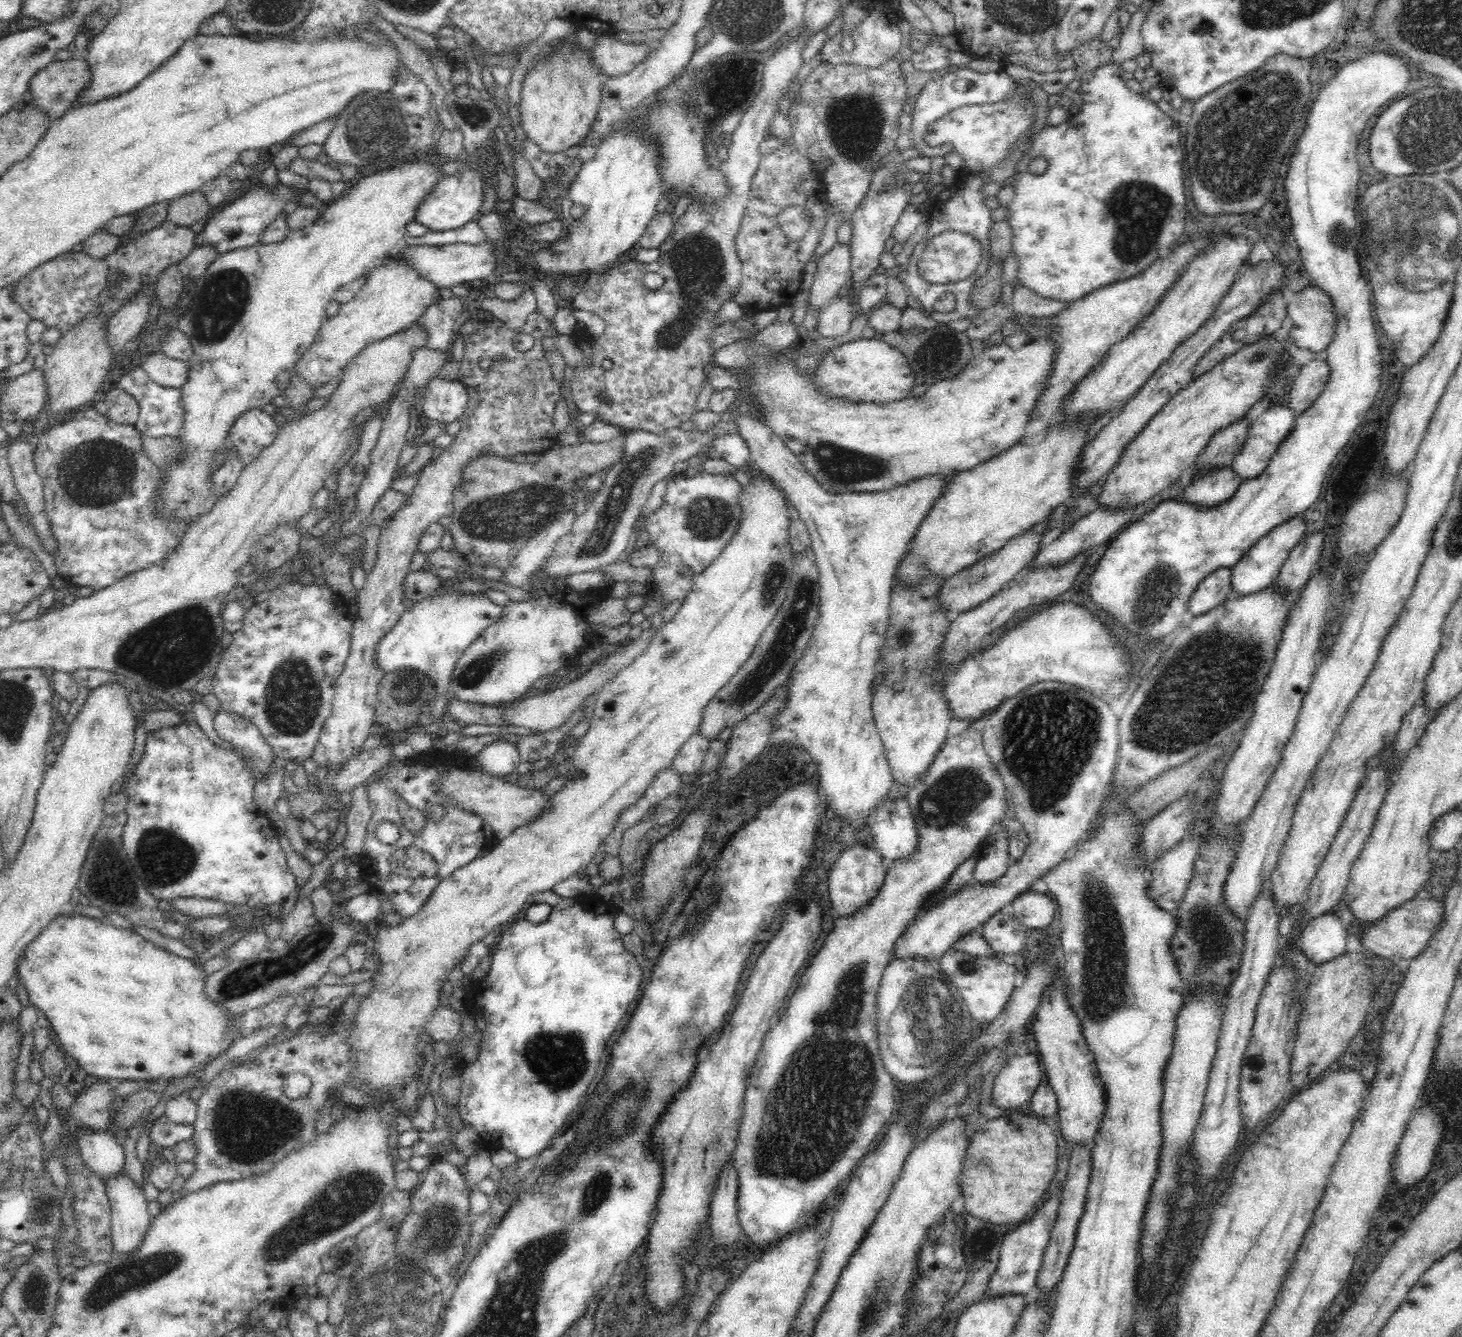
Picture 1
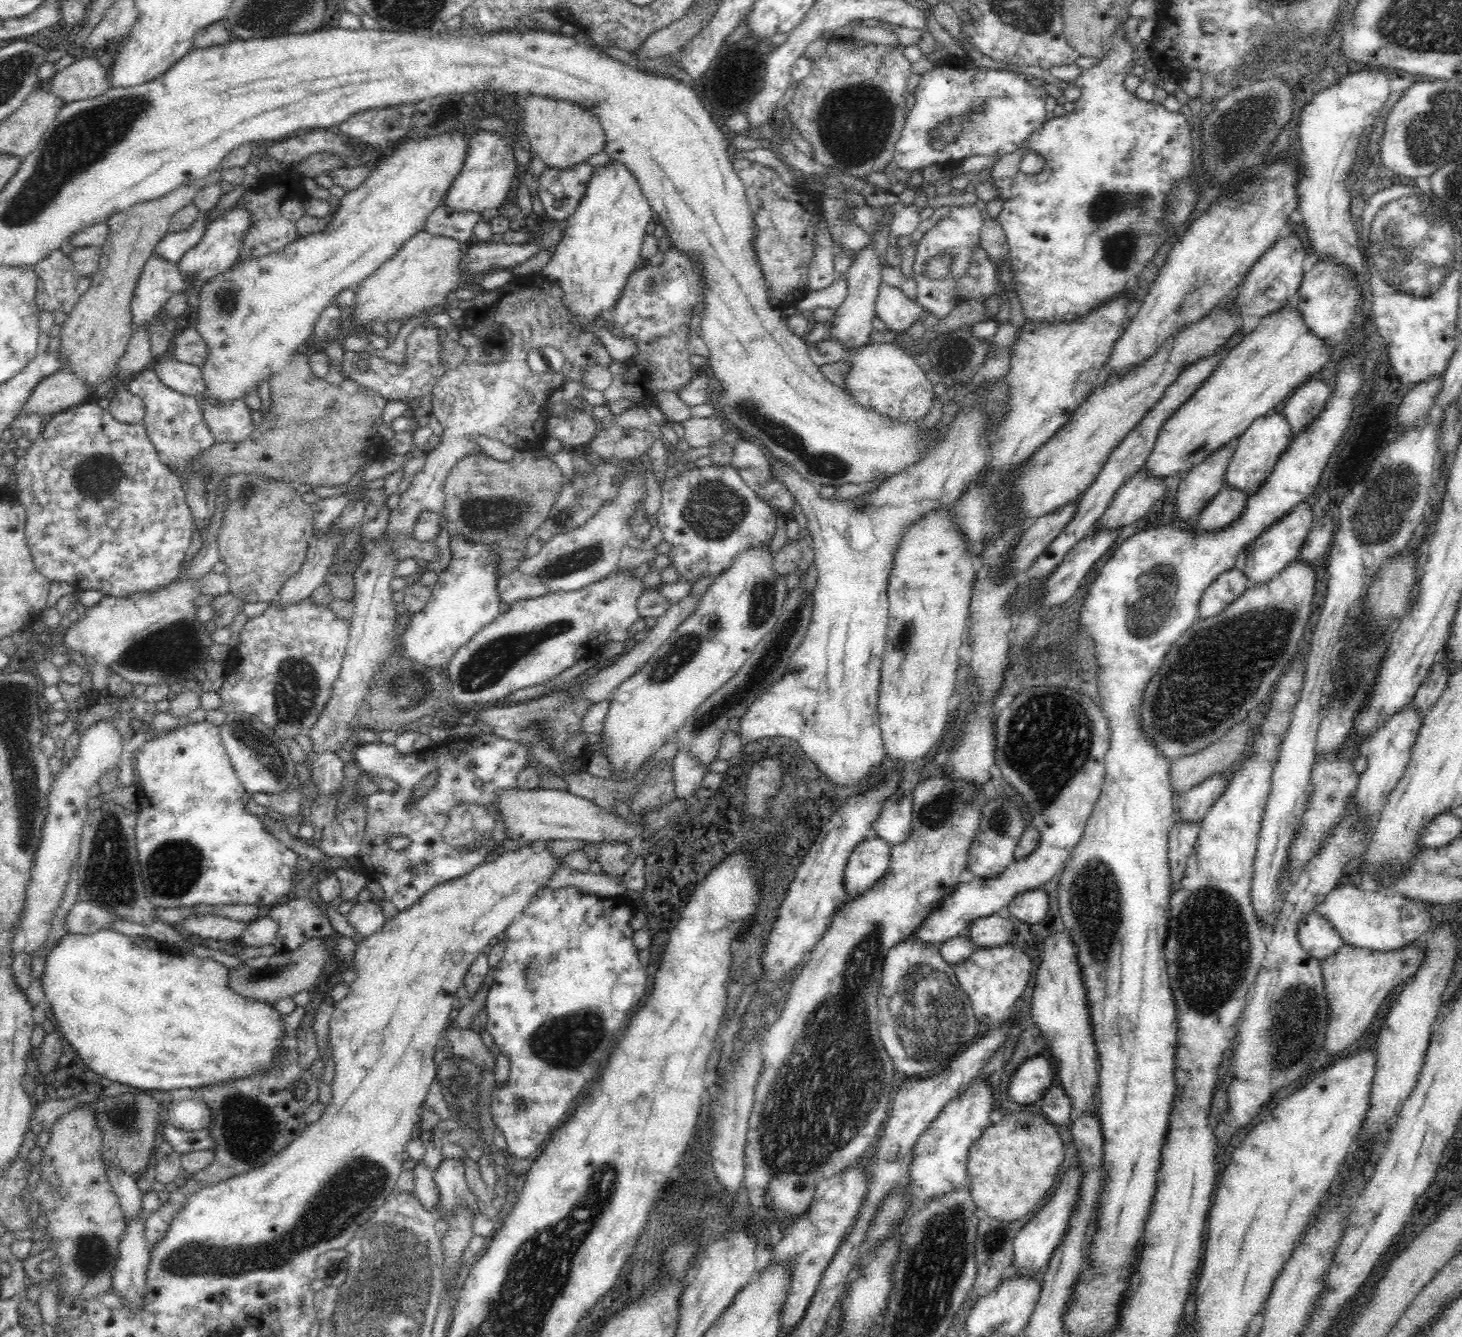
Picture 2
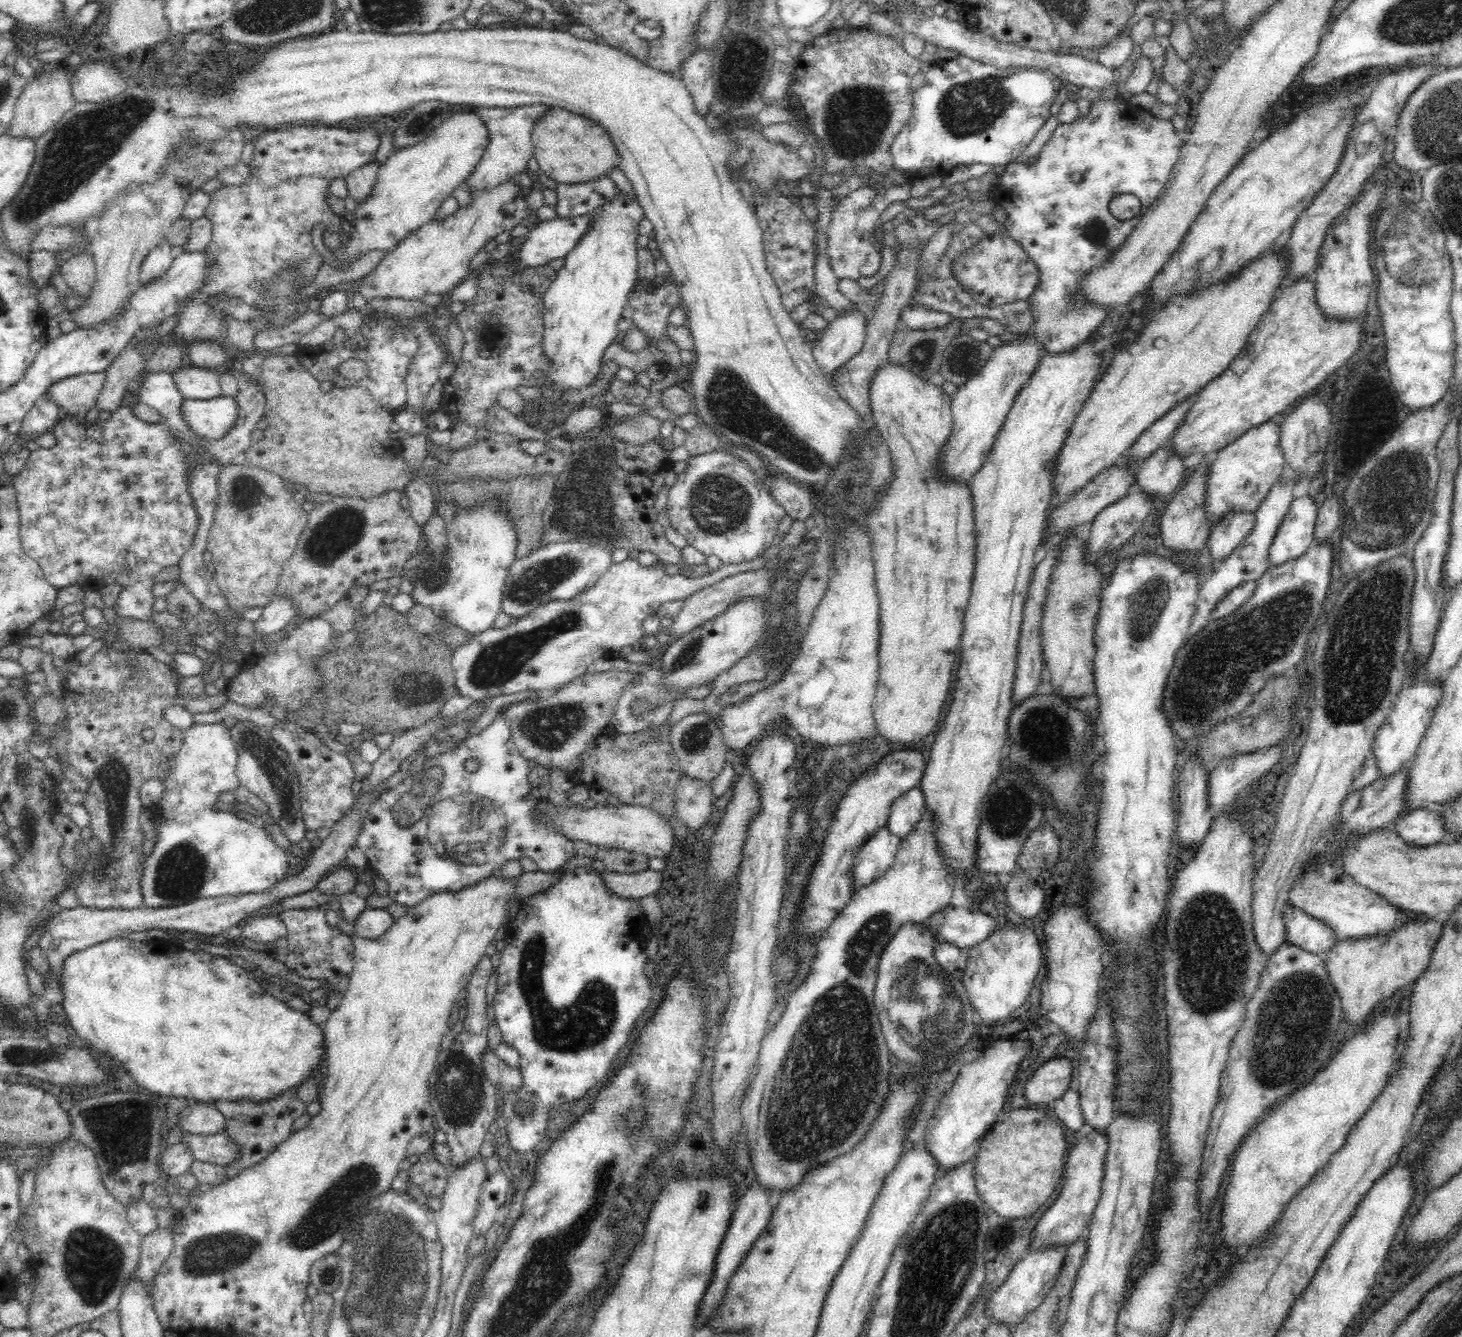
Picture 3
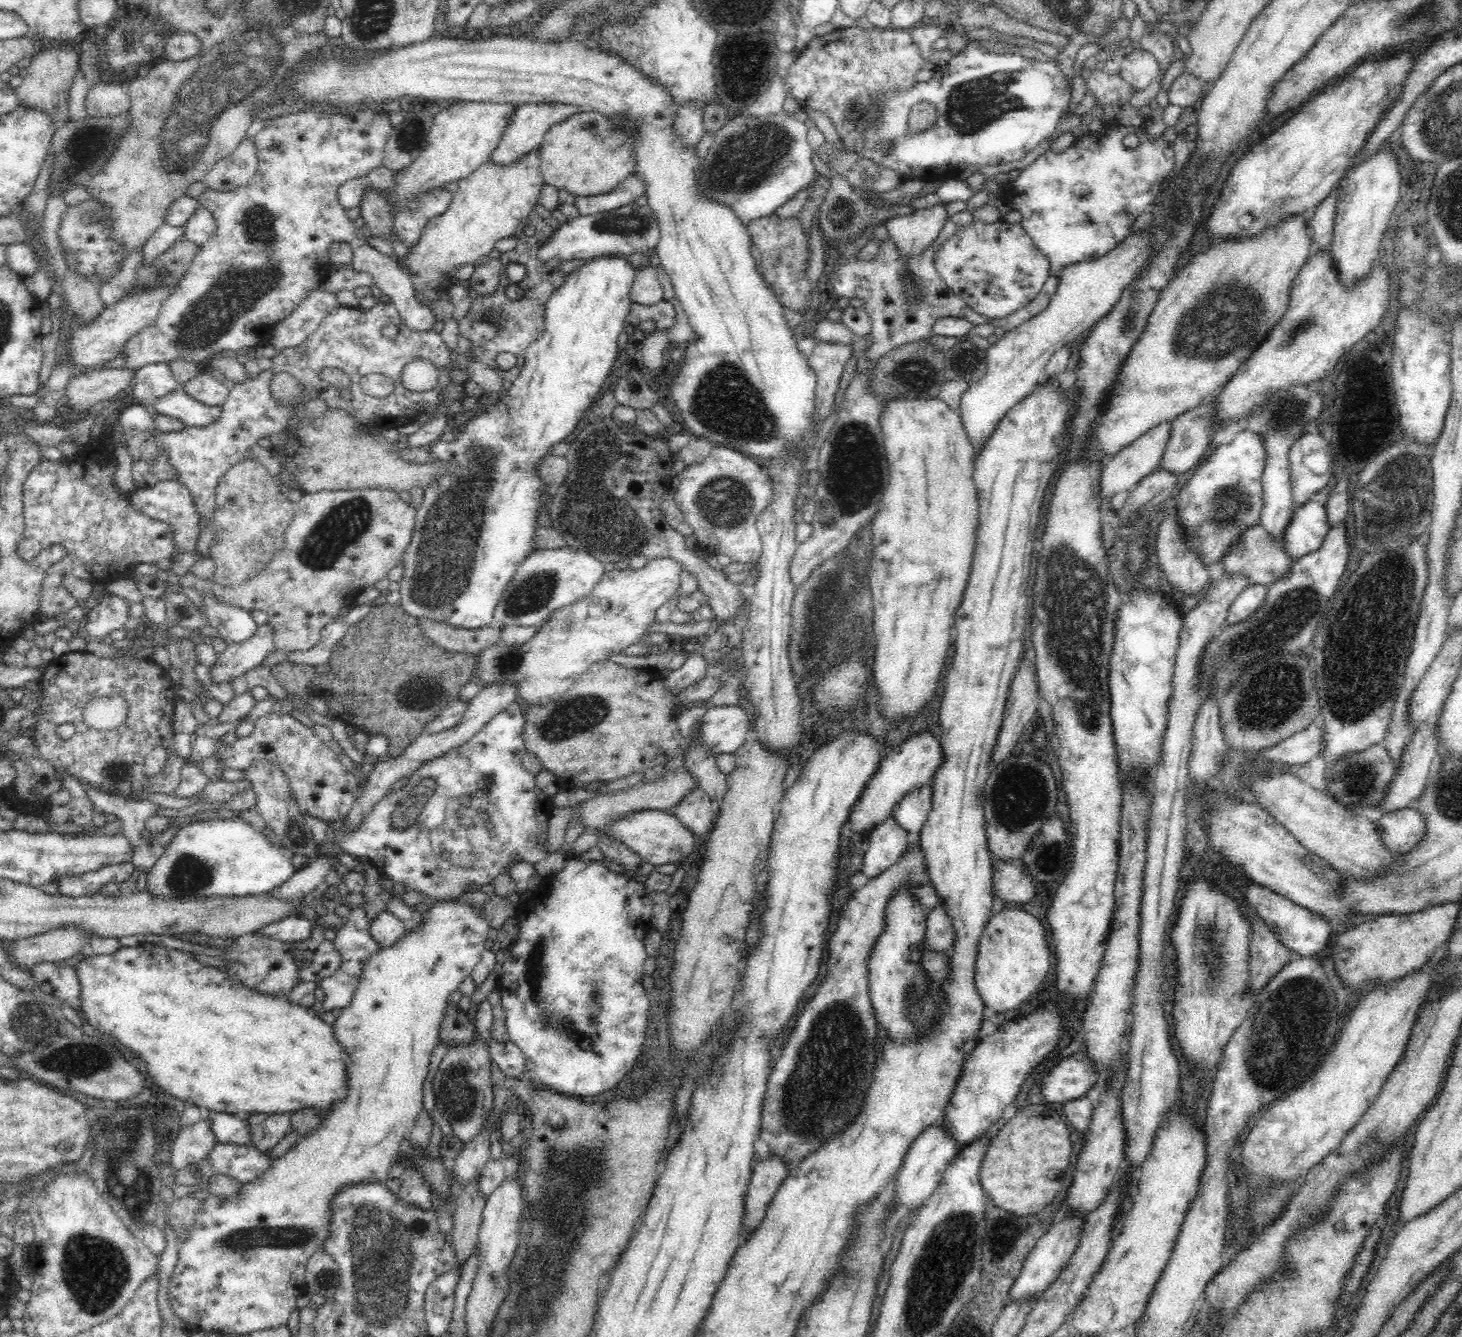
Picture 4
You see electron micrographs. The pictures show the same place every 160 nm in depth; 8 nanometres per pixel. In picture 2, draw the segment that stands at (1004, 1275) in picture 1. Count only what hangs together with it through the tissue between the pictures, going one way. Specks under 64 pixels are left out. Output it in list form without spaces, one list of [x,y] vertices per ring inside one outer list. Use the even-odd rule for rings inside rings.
[[[1075,1163],[1070,1170],[1063,1172],[1061,1181],[1050,1200],[1016,1234],[1016,1238],[1012,1240],[1012,1262],[1010,1262],[1014,1268],[1013,1276],[1032,1277],[1046,1267],[1052,1256],[1052,1250],[1058,1246],[1062,1238],[1062,1232],[1068,1228],[1068,1216],[1076,1206],[1074,1202],[1078,1196],[1078,1186],[1080,1186],[1078,1182],[1080,1182],[1080,1169]]]

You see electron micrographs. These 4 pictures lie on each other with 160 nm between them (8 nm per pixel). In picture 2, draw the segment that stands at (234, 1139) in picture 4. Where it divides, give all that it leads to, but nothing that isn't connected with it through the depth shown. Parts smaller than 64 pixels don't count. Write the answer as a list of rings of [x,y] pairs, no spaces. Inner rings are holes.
[[[196,1098],[179,1099],[166,1109],[166,1122],[182,1130],[200,1130],[210,1122],[210,1109]]]

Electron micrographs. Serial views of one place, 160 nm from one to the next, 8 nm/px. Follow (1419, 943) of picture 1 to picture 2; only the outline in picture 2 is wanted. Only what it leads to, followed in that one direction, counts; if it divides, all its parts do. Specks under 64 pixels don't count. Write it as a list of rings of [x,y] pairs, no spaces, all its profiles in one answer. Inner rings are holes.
[[[1346,884],[1332,890],[1315,911],[1328,919],[1348,945],[1390,952],[1404,949],[1404,946],[1412,946],[1430,931],[1433,915],[1429,909],[1422,901],[1390,892],[1383,887],[1378,890],[1362,890],[1358,886]]]

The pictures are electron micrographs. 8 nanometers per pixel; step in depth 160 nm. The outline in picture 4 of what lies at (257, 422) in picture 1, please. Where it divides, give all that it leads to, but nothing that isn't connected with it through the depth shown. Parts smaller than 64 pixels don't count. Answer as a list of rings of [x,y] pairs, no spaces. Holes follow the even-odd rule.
[[[180,389],[160,398],[160,402],[156,402],[151,410],[180,420],[185,427],[194,428],[204,428],[218,422],[223,413],[222,406],[204,405]]]

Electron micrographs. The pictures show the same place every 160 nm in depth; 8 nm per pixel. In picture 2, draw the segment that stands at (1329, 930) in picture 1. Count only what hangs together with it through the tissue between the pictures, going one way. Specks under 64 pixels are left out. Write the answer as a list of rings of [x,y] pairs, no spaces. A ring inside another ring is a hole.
[[[1316,911],[1300,921],[1298,939],[1303,949],[1319,961],[1334,954],[1343,945],[1338,931],[1325,916]]]

